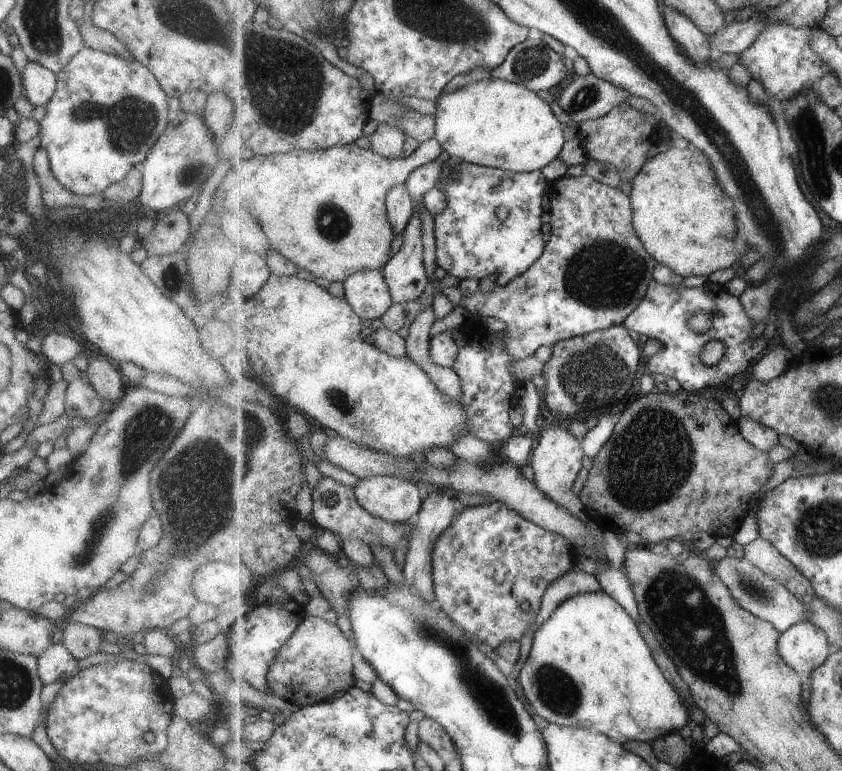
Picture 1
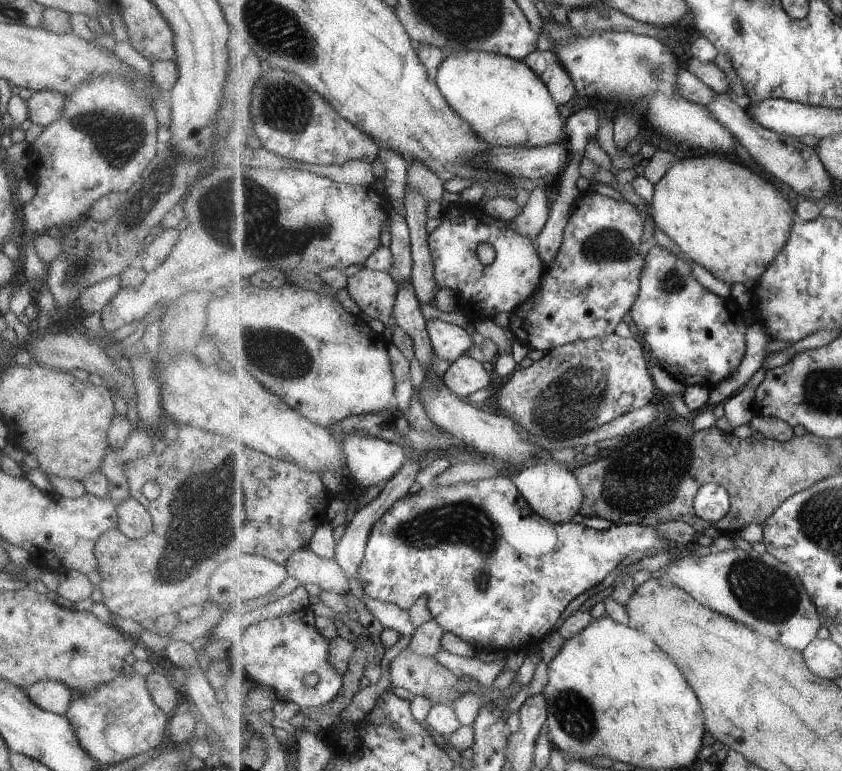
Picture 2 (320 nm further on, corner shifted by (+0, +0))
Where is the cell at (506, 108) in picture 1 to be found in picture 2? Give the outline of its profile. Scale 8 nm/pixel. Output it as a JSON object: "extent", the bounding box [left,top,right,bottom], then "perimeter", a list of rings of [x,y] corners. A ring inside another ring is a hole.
{"extent":[433,52,566,148],"perimeter":[[[459,52],[457,56],[449,56],[437,76],[433,79],[441,90],[451,108],[471,124],[477,136],[487,142],[490,147],[543,148],[551,144],[559,144],[566,138],[563,127],[565,119],[559,112],[559,104],[547,89],[546,82],[531,70],[524,61],[517,61],[498,53]]]}

